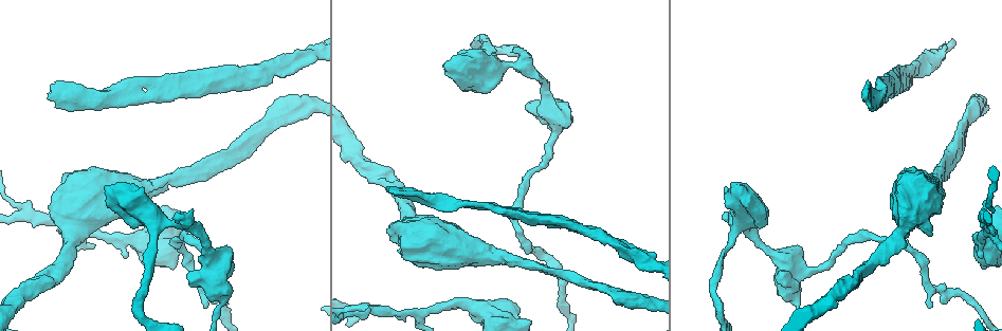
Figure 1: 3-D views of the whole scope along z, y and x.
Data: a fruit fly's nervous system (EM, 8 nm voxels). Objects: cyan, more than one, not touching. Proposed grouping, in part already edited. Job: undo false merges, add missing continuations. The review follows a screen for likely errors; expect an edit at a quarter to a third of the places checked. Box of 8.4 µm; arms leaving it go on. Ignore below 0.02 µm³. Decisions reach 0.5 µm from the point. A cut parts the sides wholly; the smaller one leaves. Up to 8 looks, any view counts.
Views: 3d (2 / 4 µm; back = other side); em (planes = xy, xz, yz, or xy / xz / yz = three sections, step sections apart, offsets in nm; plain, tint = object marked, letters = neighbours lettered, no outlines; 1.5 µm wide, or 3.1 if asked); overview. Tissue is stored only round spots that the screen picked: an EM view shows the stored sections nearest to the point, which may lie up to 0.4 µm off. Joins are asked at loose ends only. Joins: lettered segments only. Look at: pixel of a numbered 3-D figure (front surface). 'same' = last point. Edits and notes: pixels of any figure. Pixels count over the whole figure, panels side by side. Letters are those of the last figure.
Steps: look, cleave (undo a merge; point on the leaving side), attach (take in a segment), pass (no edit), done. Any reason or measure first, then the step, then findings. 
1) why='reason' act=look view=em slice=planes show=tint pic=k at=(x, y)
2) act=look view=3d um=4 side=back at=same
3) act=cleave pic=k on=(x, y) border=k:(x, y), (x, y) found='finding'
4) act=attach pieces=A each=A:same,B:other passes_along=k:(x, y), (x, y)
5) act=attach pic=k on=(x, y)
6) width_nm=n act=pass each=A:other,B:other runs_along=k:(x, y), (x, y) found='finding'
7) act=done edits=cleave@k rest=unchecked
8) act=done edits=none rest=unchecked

why='thick turns thin' act=look view=em slice=yz step=4 show=tint pic=1 at=(30, 213)

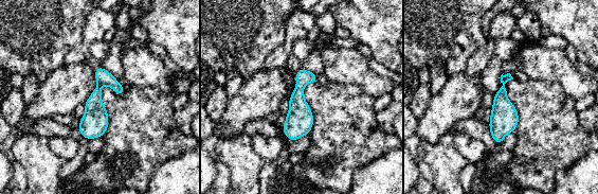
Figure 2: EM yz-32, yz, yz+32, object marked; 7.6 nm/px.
why='another direction' act=look view=em slice=planes show=tint at=same

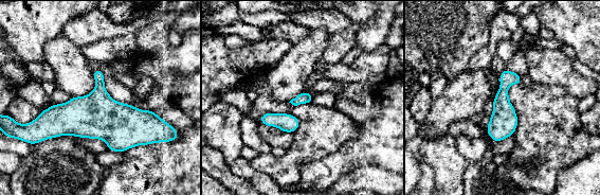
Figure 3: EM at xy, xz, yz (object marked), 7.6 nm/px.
act=look view=em slice=planes show=letters at=same

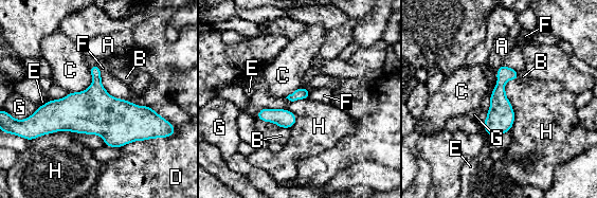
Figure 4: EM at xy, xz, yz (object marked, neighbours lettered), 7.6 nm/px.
act=pass each=A:other,B:other,C:other,D:other,E:other,F:other,G:other,H:other runs_along=4:(34, 116), (158, 121) found='continuous, no second cell'

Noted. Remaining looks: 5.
why='stops while still wide' act=look view=em um=3.1 slice=xy step=8 show=tint pic=1 at=(785, 297)

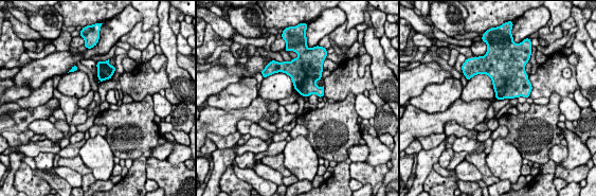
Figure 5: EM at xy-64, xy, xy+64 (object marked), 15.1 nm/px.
why='another direction' act=look view=em um=3.1 slice=planes show=letters at=same

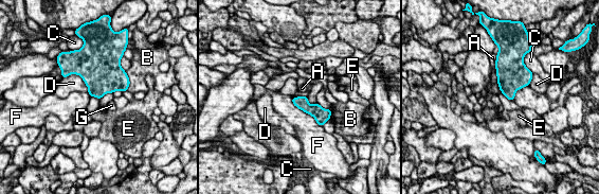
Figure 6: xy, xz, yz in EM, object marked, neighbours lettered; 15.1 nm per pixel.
act=pass each=A:other,B:other,C:other,D:other,E:other,F:other,G:other border=6:(291, 98), (295, 106), (322, 126) found='none of them fits'

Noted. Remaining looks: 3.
why='branch stops here' act=look view=em slice=planes show=letters pic=1 at=(907, 90)

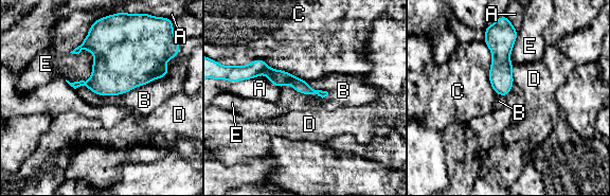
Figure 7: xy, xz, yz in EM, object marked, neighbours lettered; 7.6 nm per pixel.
act=pass each=A:other,B:other,C:other,D:other,E:other runs_along=7:(245, 75), (267, 70), (324, 93) found='none of them fits'

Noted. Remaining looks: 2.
act=done edits=none rest=unchecked

